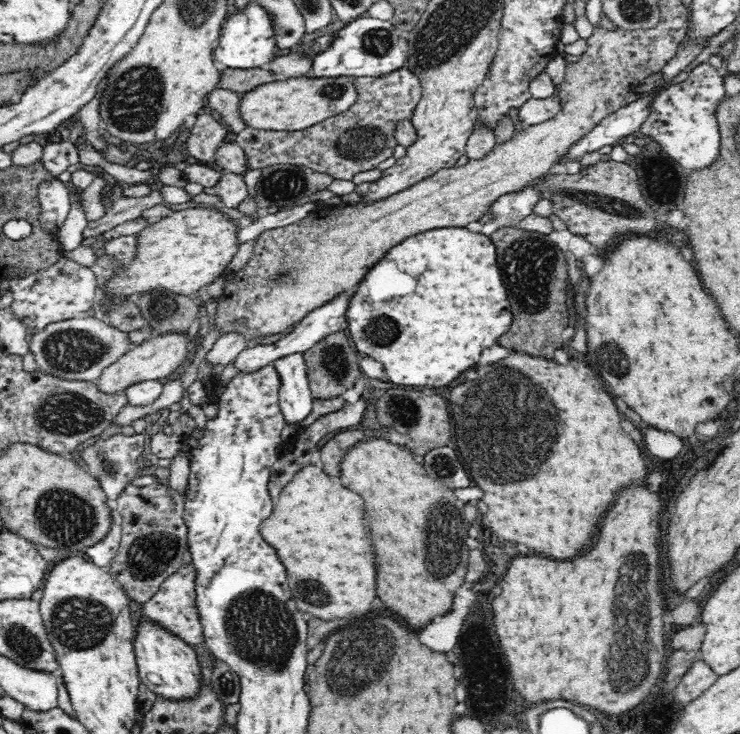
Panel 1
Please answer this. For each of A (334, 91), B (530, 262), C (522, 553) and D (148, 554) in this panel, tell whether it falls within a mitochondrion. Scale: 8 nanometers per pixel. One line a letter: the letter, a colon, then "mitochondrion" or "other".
A: mitochondrion
B: mitochondrion
C: other
D: mitochondrion

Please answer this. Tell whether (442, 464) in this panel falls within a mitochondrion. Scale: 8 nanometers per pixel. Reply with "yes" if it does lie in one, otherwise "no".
yes

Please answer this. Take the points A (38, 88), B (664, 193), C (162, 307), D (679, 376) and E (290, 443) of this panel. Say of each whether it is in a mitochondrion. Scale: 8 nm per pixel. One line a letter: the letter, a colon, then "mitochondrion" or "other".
A: other
B: mitochondrion
C: mitochondrion
D: other
E: other

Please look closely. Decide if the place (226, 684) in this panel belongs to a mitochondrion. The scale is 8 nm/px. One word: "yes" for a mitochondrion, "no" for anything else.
yes

